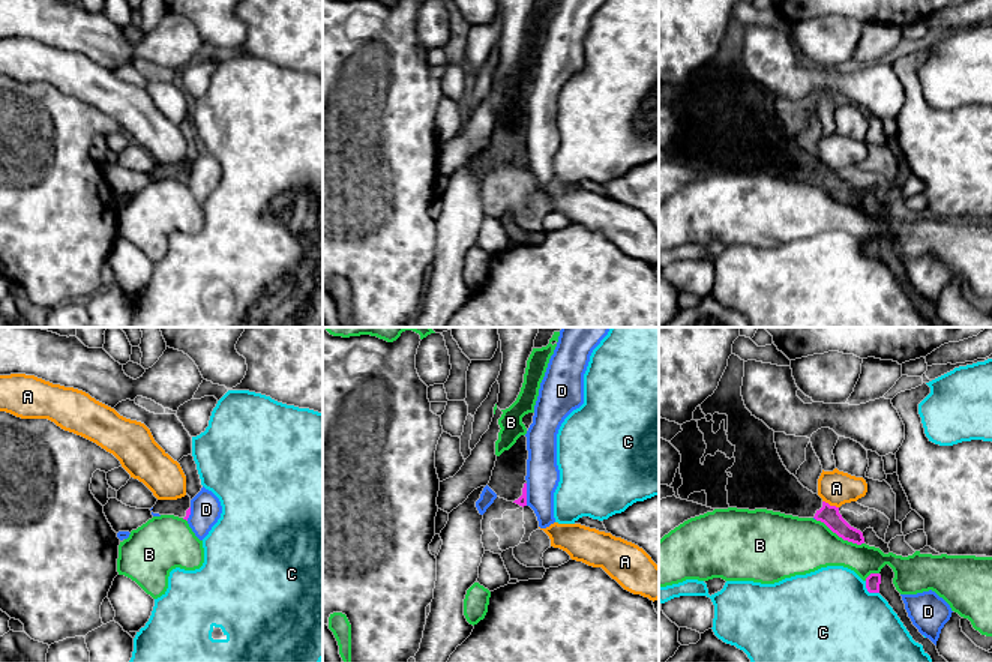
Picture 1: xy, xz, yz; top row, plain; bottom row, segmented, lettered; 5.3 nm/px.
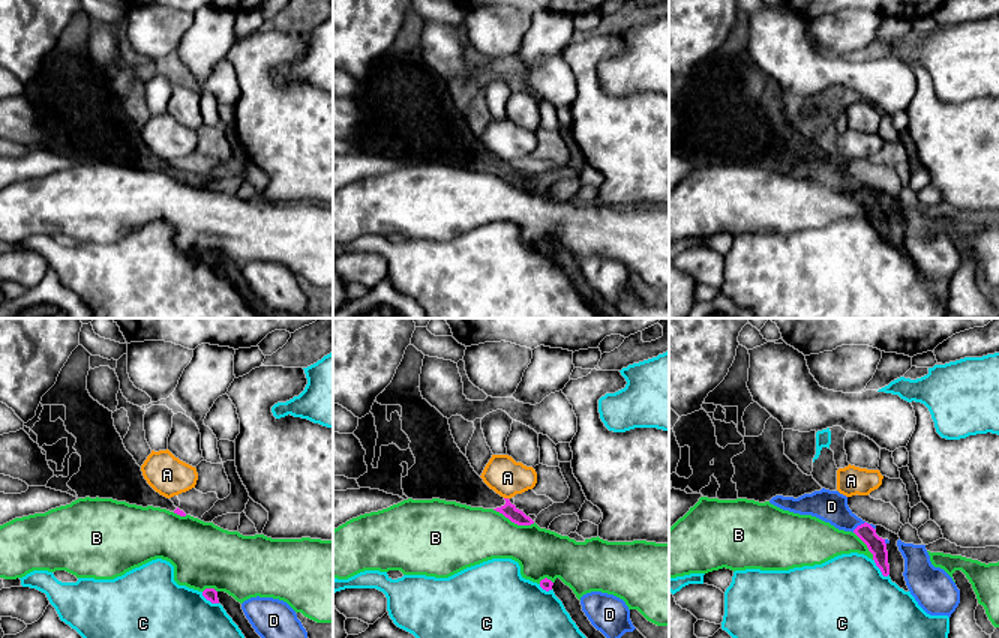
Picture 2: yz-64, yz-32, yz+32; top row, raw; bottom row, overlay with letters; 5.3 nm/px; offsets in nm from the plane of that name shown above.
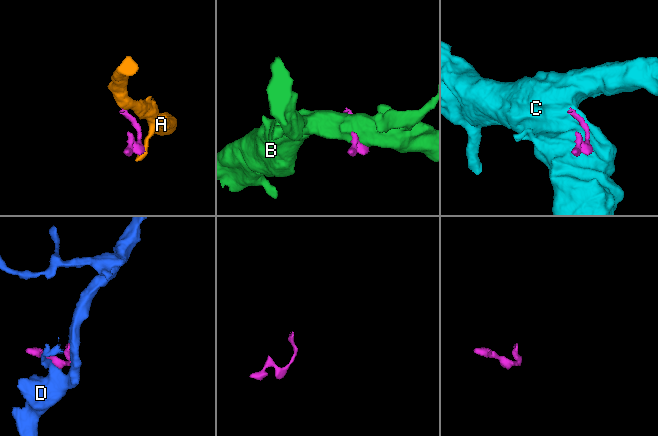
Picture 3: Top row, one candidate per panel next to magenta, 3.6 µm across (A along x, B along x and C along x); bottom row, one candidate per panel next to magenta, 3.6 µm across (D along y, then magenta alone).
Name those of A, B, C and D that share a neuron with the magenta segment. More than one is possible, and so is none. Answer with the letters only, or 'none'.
none

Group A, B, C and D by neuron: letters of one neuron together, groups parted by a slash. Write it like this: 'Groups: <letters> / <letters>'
Groups: A / B / C / D

